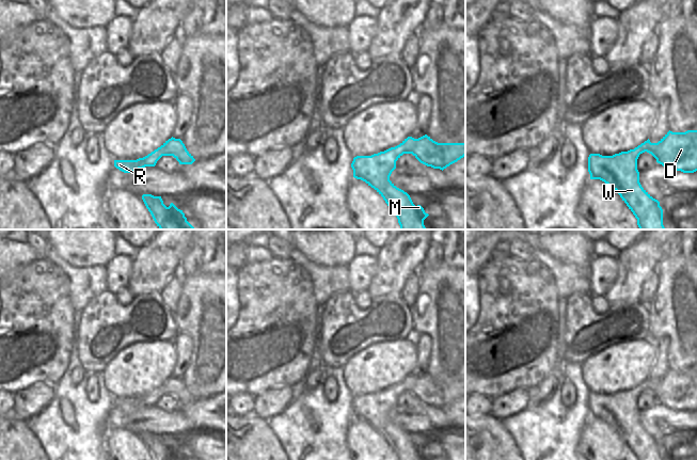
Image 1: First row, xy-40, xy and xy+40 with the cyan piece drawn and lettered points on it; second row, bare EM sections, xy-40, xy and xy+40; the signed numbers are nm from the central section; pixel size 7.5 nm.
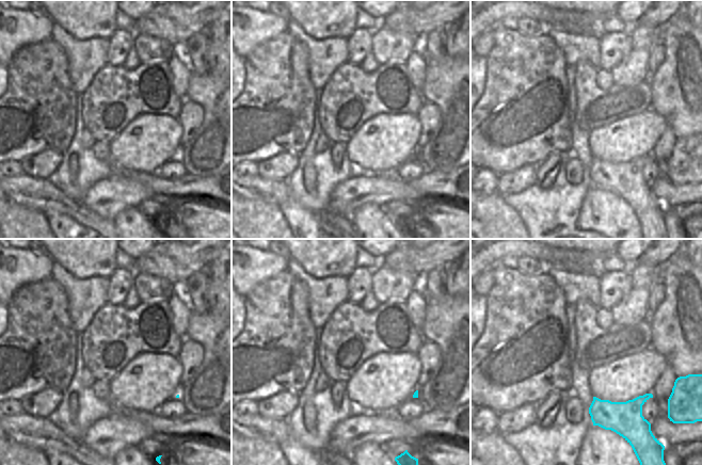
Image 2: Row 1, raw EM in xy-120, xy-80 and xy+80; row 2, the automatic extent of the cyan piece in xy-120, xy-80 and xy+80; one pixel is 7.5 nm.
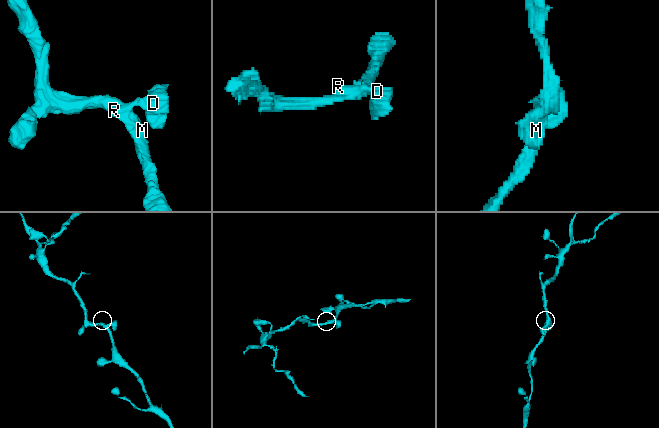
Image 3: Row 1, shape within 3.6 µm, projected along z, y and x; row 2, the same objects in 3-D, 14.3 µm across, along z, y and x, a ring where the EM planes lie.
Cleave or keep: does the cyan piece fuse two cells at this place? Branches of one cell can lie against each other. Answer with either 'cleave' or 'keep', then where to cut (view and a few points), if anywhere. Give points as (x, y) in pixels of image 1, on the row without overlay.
keep; cut none

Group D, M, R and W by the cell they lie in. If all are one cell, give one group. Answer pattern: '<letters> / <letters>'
D M R W

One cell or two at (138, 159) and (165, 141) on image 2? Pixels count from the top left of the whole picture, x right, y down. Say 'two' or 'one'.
one

